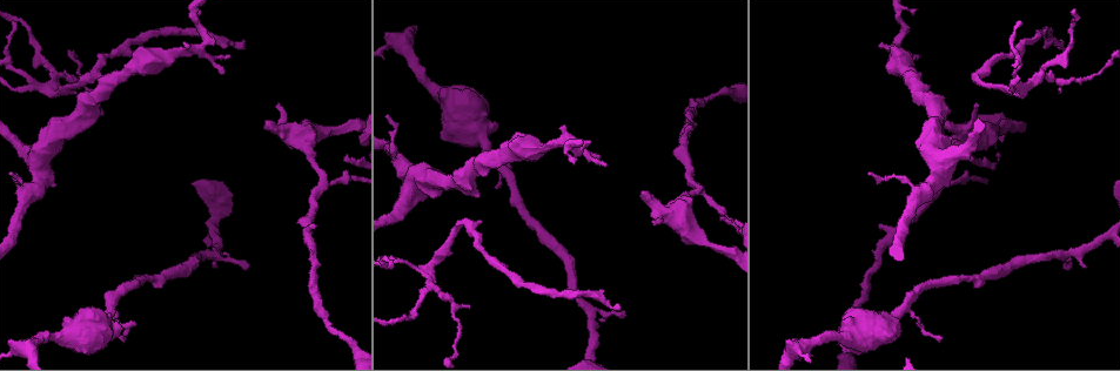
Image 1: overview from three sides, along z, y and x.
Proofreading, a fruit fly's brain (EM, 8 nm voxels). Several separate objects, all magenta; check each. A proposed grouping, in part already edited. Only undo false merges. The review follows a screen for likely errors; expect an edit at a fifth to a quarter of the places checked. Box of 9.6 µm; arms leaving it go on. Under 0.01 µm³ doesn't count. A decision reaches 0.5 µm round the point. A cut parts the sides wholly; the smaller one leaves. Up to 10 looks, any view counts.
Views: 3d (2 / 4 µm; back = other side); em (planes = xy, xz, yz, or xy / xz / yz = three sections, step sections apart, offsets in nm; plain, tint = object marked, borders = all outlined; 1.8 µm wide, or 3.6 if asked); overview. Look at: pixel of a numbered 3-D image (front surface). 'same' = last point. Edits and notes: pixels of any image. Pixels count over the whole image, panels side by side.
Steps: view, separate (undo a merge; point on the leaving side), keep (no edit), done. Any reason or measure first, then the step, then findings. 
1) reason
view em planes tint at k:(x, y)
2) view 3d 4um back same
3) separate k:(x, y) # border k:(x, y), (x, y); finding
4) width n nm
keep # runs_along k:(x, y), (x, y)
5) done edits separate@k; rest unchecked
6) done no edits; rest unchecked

a fork
view 3d 2um at 1:(1064, 254)

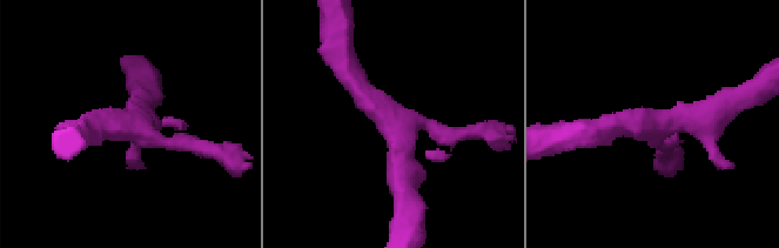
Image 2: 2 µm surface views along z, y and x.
now the EM
view em planes tint at 2:(656, 123)

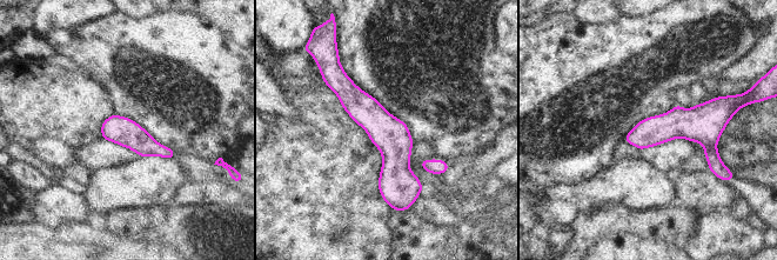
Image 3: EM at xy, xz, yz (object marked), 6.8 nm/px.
width 190 nm
keep # runs_along 3:(342, 75), (393, 139), (393, 200); continuous, no second cell

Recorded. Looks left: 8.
arms part here
view 3d 4um at 1:(429, 266)

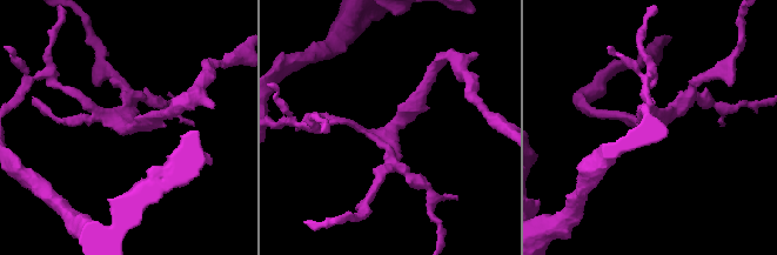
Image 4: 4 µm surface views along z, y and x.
arms 3
view em 3.6um planes tint at 4:(126, 127)

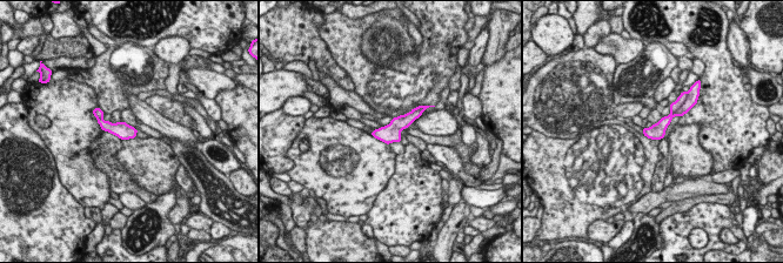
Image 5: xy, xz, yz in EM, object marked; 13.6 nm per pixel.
separate 5:(691, 100) # border 5:(683, 103), (670, 114); two cells meet here

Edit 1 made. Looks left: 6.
redraw
view overview

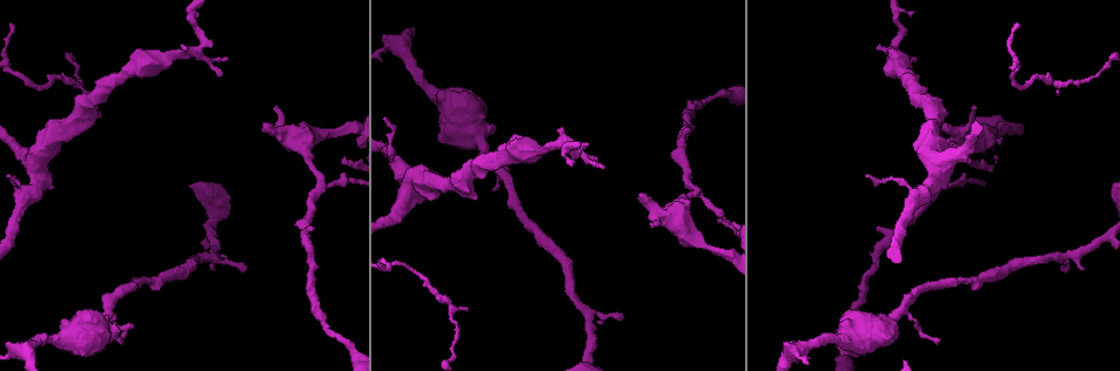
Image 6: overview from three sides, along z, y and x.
branch point
view 3d 4um back at 6:(196, 52)

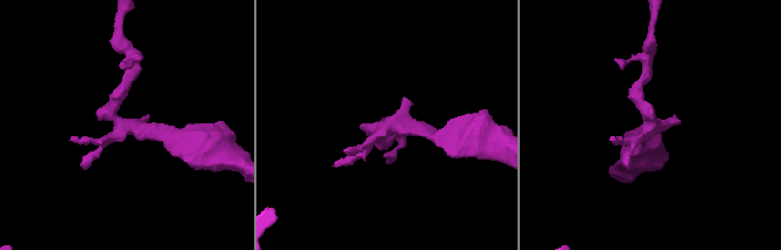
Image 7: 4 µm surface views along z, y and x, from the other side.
view em yz step 4 borders at 7:(123, 131)

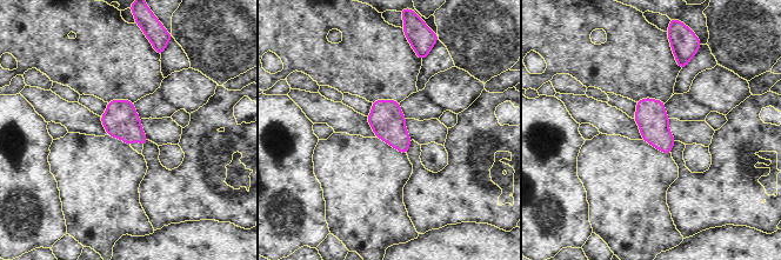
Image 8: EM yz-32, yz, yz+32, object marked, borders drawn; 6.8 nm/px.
width 220 nm
keep # continuous, no second cell

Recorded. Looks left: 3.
three-way junction
view em 3.6um planes tint at 6:(320, 182)

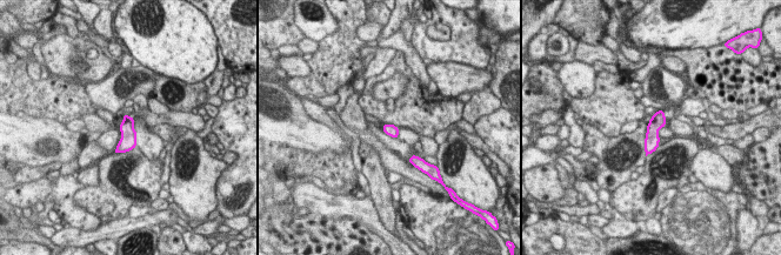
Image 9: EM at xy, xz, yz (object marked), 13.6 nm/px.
keep # runs_along 9:(660, 113), (653, 128), (648, 151); one cell here

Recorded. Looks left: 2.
done edits separate@5; rest unchecked

